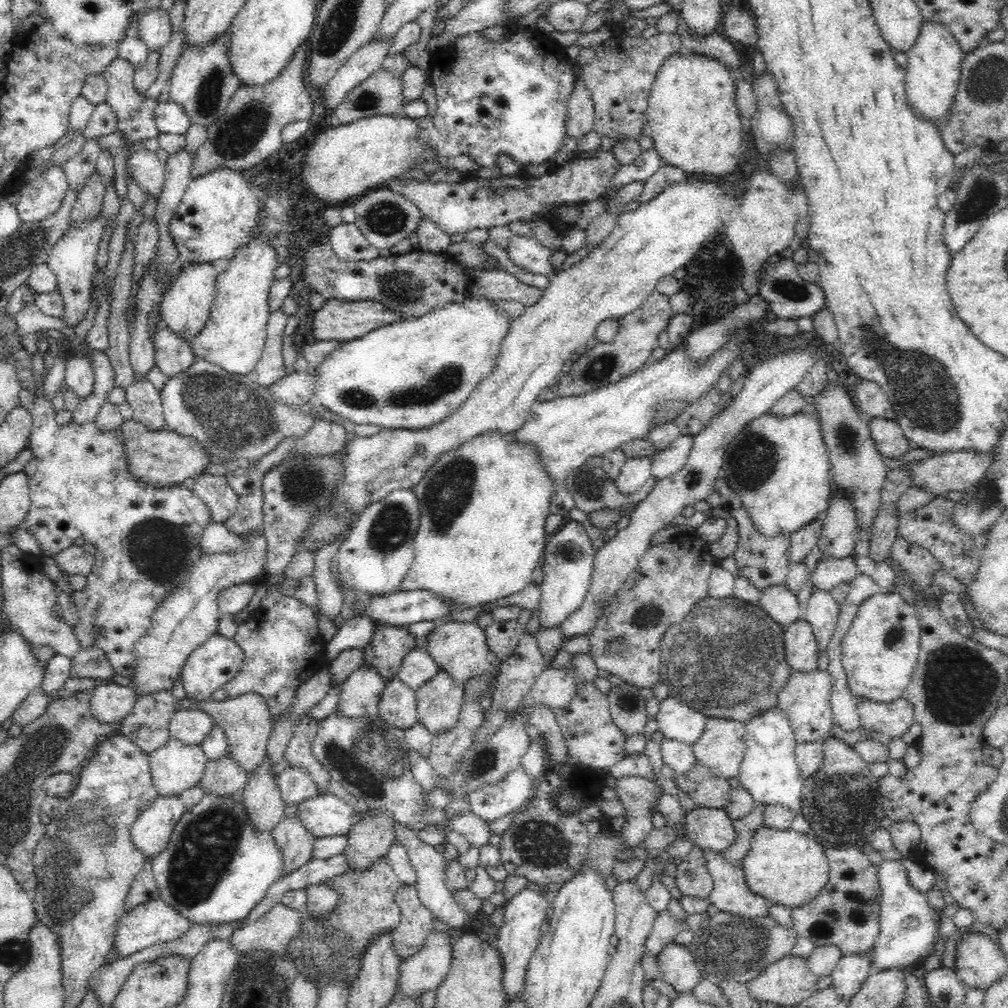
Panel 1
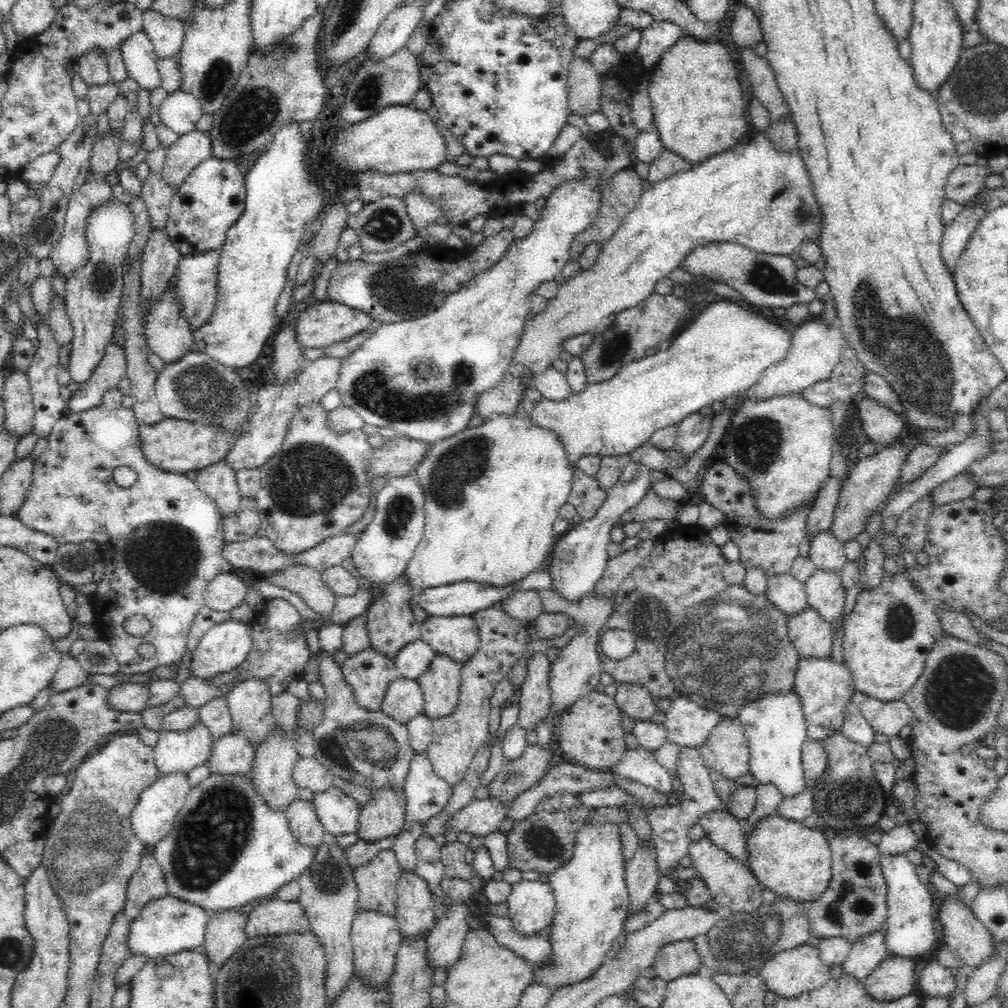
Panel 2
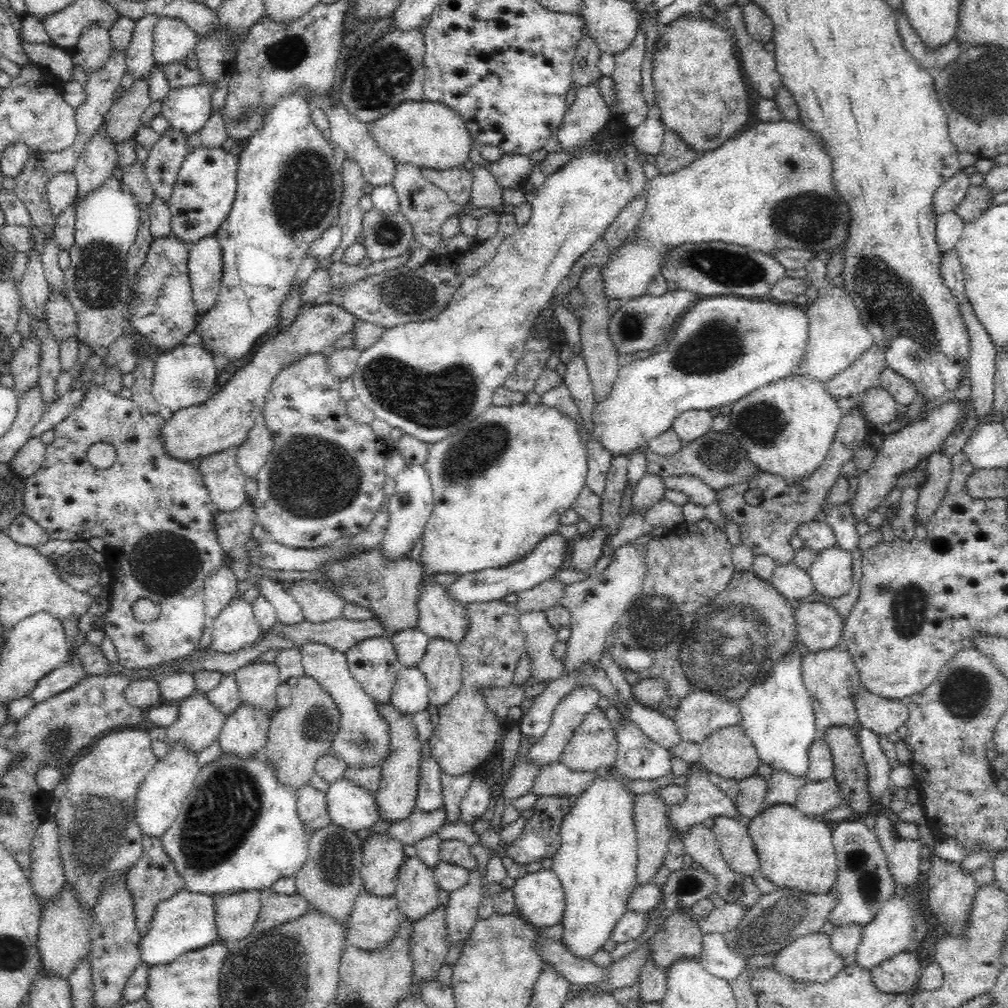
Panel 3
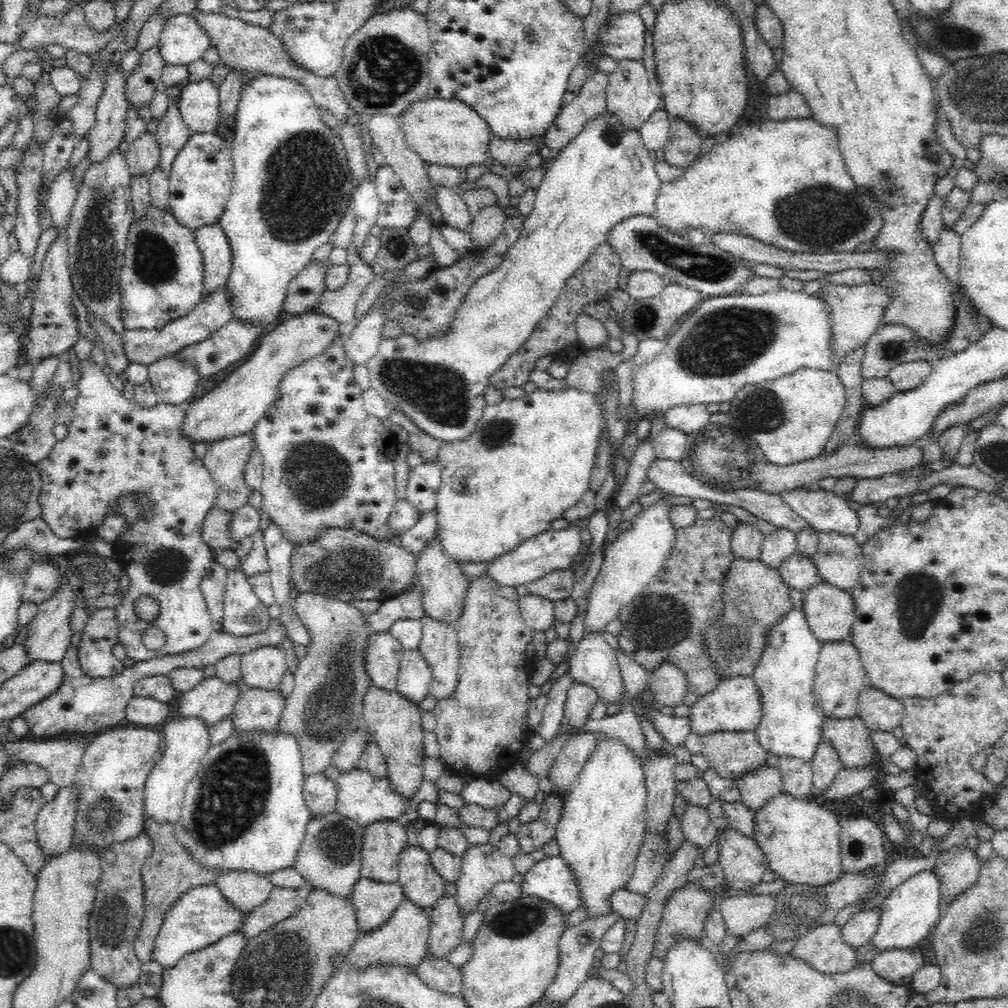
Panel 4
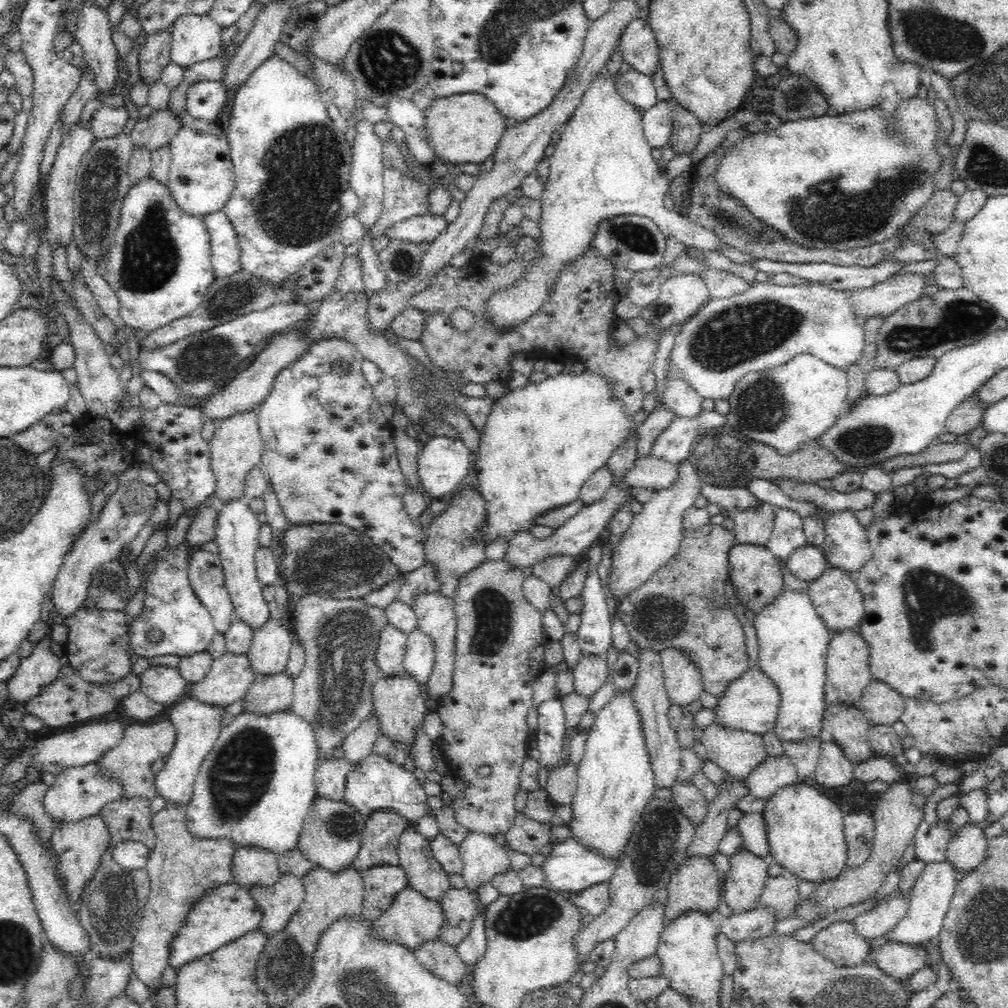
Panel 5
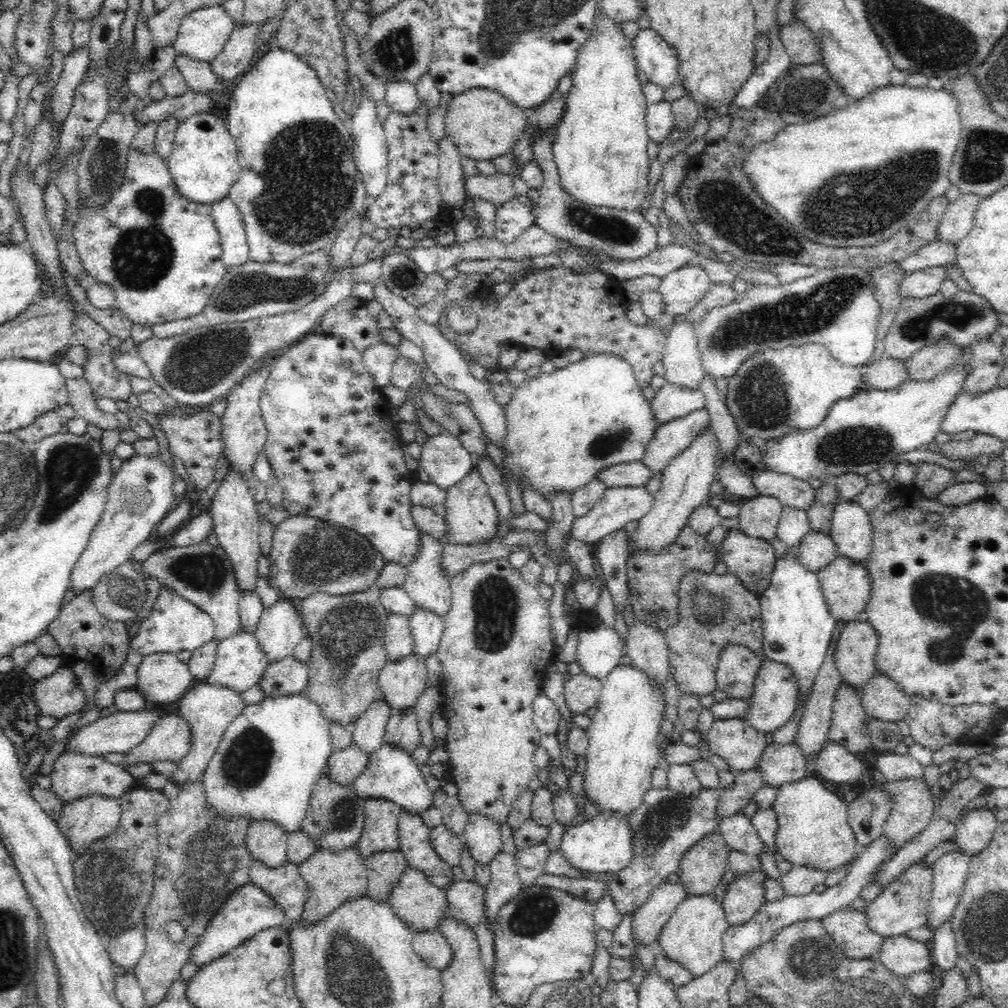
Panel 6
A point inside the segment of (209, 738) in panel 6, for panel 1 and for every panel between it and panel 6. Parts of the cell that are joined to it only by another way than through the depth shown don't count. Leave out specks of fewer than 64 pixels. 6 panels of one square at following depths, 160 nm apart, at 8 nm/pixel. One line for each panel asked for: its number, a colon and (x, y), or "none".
1: (150, 832)
2: (153, 817)
3: (159, 798)
4: (187, 739)
5: (198, 725)

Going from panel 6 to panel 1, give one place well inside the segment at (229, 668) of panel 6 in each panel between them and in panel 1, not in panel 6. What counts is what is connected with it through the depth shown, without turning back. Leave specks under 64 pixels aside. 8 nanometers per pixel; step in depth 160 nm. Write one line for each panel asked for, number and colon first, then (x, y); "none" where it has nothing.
1: (175, 766)
2: (176, 751)
3: (199, 722)
4: (212, 699)
5: (230, 676)

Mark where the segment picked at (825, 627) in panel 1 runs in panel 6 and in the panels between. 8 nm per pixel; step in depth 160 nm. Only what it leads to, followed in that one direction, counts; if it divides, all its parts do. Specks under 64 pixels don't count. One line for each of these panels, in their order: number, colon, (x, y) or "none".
2: (826, 594)
3: (831, 572)
4: (840, 559)
5: (846, 546)
6: (851, 530)

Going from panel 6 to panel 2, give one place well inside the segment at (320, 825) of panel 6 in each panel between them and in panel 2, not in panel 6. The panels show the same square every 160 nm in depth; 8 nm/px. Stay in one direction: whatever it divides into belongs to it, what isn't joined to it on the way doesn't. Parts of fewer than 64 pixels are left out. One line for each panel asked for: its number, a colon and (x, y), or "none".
2: (329, 892)
3: (330, 879)
4: (329, 857)
5: (331, 835)

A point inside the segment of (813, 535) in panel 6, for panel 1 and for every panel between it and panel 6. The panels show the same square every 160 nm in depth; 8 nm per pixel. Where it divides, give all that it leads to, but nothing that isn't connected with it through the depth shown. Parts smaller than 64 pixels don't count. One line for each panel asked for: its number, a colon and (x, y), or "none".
1: (780, 603)
2: (789, 595)
3: (793, 582)
4: (798, 571)
5: (808, 562)

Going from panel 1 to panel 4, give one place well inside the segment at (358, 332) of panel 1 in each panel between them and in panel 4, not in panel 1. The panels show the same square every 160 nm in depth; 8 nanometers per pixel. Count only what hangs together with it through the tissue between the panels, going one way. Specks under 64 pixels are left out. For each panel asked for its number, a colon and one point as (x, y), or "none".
2: (324, 323)
3: (223, 422)
4: (233, 407)

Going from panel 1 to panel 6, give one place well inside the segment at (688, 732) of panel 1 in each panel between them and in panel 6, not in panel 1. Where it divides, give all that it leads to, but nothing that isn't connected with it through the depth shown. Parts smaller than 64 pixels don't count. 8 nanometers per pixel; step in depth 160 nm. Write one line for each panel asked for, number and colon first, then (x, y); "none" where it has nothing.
2: (688, 724)
3: (700, 713)
4: (734, 705)
5: (751, 703)
6: (775, 698)

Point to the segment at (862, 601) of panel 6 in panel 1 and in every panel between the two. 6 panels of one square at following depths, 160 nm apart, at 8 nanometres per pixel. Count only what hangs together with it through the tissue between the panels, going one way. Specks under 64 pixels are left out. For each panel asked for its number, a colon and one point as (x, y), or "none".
1: (801, 646)
2: (811, 635)
3: (820, 626)
4: (830, 611)
5: (836, 598)

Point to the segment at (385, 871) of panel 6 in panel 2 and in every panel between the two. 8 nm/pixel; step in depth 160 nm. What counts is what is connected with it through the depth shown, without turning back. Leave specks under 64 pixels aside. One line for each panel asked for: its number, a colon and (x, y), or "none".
2: (376, 938)
3: (373, 922)
4: (375, 902)
5: (382, 883)

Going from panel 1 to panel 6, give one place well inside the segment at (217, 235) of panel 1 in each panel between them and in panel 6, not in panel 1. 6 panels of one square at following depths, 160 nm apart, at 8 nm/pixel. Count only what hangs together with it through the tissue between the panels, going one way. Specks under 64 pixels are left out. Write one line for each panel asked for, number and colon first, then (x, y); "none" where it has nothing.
2: (202, 208)
3: (205, 185)
4: (200, 179)
5: (201, 178)
6: (203, 163)

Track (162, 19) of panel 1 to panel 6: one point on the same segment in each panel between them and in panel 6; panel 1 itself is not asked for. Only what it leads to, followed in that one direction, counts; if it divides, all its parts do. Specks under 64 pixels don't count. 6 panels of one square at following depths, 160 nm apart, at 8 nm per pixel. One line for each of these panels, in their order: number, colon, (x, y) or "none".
2: (167, 35)
3: (173, 40)
4: (182, 41)
5: (195, 38)
6: (203, 33)

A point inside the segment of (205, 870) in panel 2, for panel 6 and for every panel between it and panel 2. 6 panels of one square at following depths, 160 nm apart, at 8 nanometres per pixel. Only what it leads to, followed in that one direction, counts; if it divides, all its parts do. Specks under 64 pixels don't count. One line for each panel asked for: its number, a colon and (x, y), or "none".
3: (238, 828)
4: (244, 810)
5: (256, 786)
6: (270, 757)

